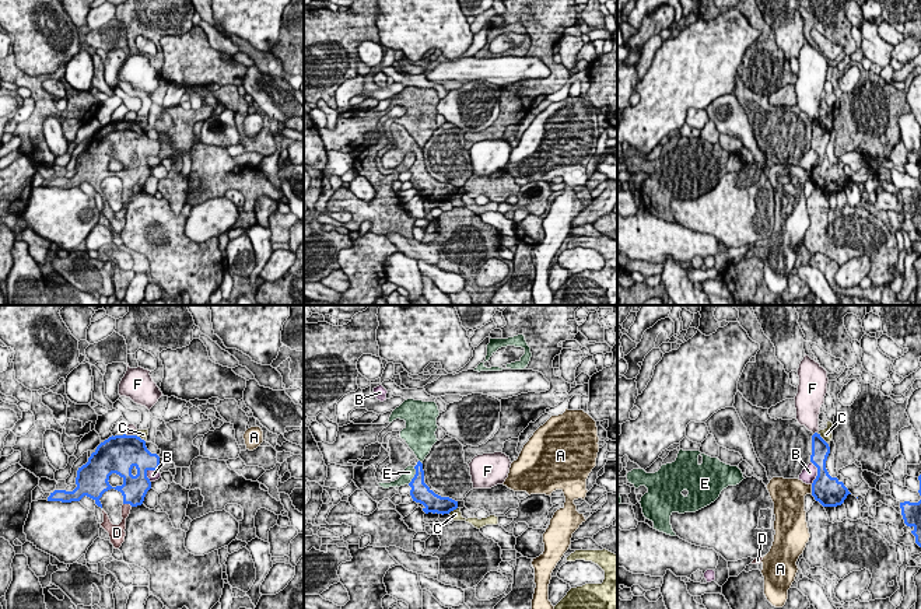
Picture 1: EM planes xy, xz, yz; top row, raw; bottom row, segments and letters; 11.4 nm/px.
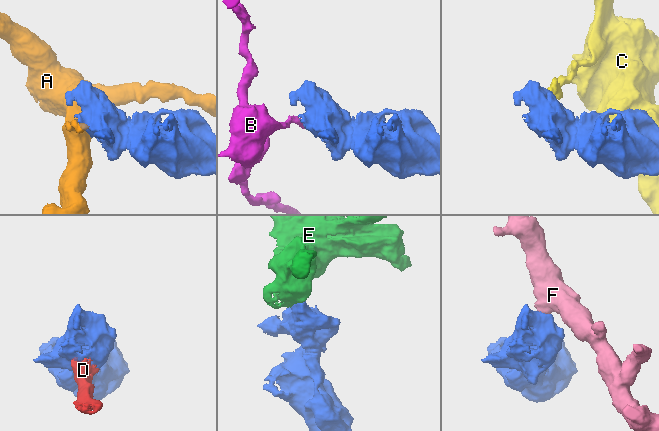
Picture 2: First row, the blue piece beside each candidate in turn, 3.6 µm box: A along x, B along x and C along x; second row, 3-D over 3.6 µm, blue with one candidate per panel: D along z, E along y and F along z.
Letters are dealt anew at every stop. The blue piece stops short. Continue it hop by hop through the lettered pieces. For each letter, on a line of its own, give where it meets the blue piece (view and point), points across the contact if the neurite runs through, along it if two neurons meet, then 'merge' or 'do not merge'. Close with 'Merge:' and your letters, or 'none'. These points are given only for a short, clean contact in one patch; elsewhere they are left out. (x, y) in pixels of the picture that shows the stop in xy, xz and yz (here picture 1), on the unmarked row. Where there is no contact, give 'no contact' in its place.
A: yz (812, 175) | along yz (811, 171), (812, 179) | do not merge
B: yz (818, 158) | do not merge
C: yz (822, 125) | along yz (819, 119), (826, 129) | do not merge
D: xy (128, 189) | merge
E: xz (415, 161) | along xz (415, 153), (415, 161), (408, 170) | do not merge
F: xy (130, 122) | along xy (125, 119), (135, 122) | do not merge
Merge: D

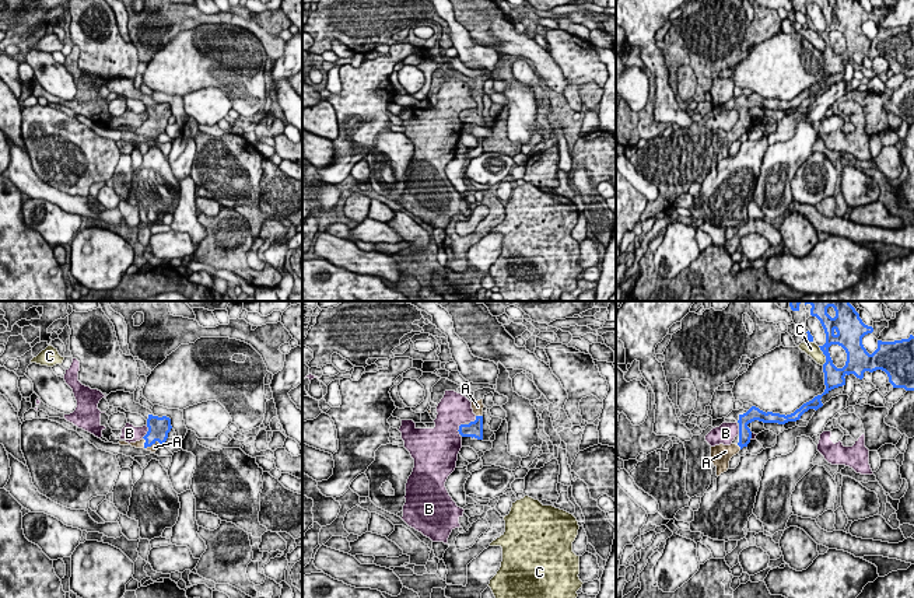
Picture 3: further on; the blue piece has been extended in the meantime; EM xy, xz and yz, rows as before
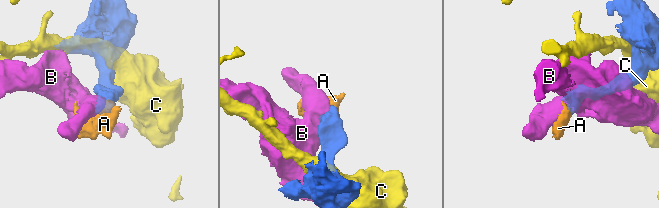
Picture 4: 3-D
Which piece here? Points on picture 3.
A: xy (149, 132) | across xy (158, 114), (157, 122), (149, 132), (154, 133) | merge
B: xz (459, 115) | along xz (463, 109), (458, 116), (461, 121) | do not merge
C: yz (825, 41) | do not merge
Merge: A

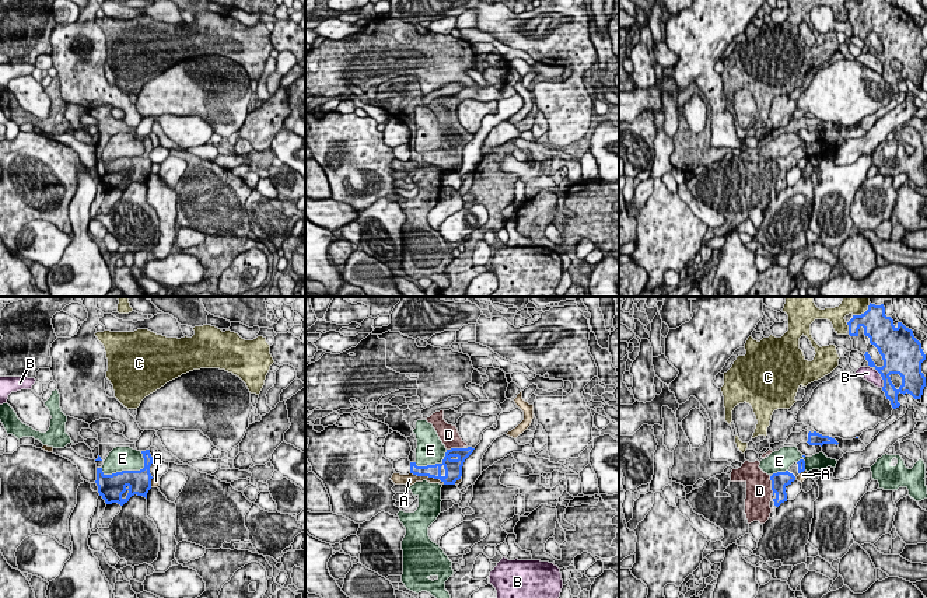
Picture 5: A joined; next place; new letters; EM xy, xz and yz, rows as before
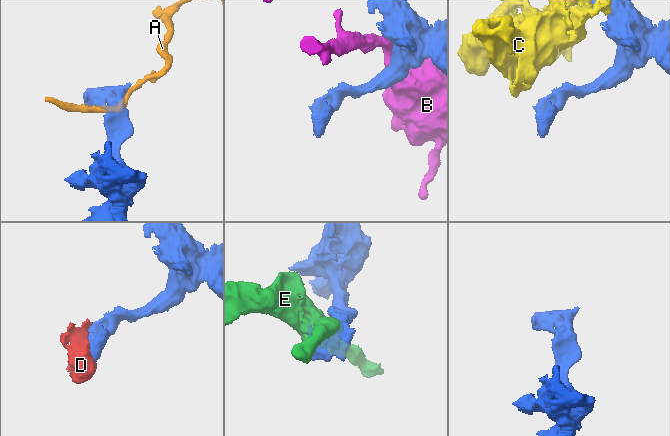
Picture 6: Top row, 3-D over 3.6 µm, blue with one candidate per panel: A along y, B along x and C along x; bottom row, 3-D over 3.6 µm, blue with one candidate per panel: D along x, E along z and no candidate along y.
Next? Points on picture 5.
A: xz (427, 161) | do not merge
B: yz (882, 65) | do not merge
C: yz (849, 13) | along yz (846, 9), (849, 16) | do not merge
D: xz (454, 135) | merge
E: xy (128, 157) | do not merge
Merge: D

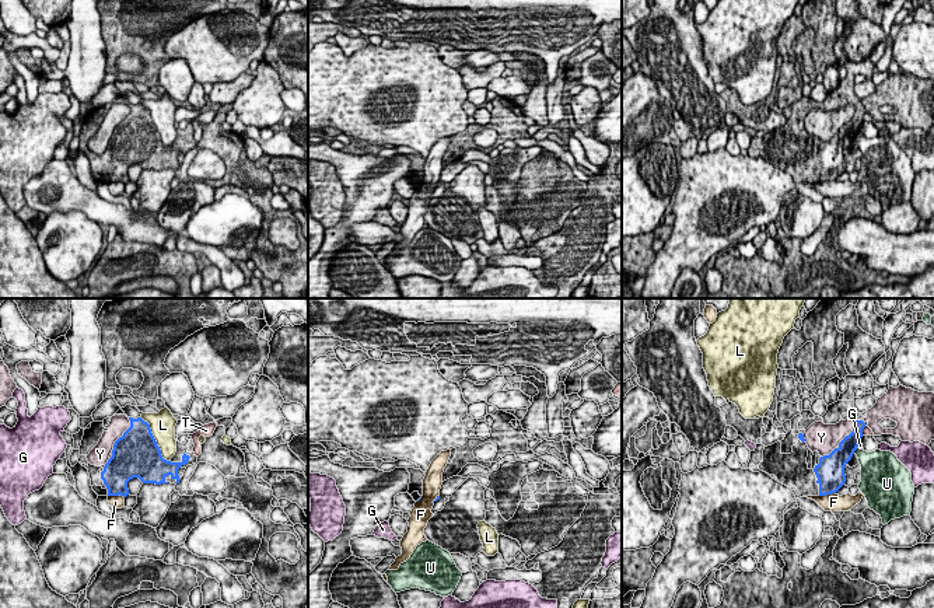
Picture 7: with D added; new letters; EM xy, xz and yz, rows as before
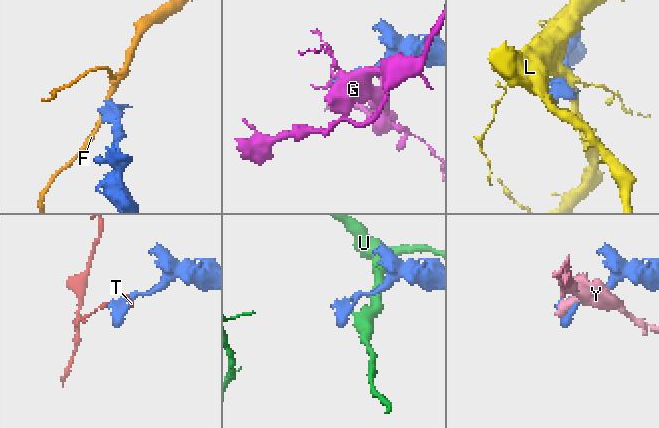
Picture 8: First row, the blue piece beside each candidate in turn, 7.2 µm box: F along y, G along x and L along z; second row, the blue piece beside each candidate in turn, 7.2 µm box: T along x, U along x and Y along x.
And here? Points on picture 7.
F: xy (116, 181) | along xy (108, 181), (121, 181), (123, 184) | do not merge
G: yz (857, 132) | do not merge
L: xy (154, 126) | do not merge
T: yz (861, 116) | do not merge
U: yz (854, 136) | do not merge
Y: xy (123, 121) | do not merge
Merge: none

